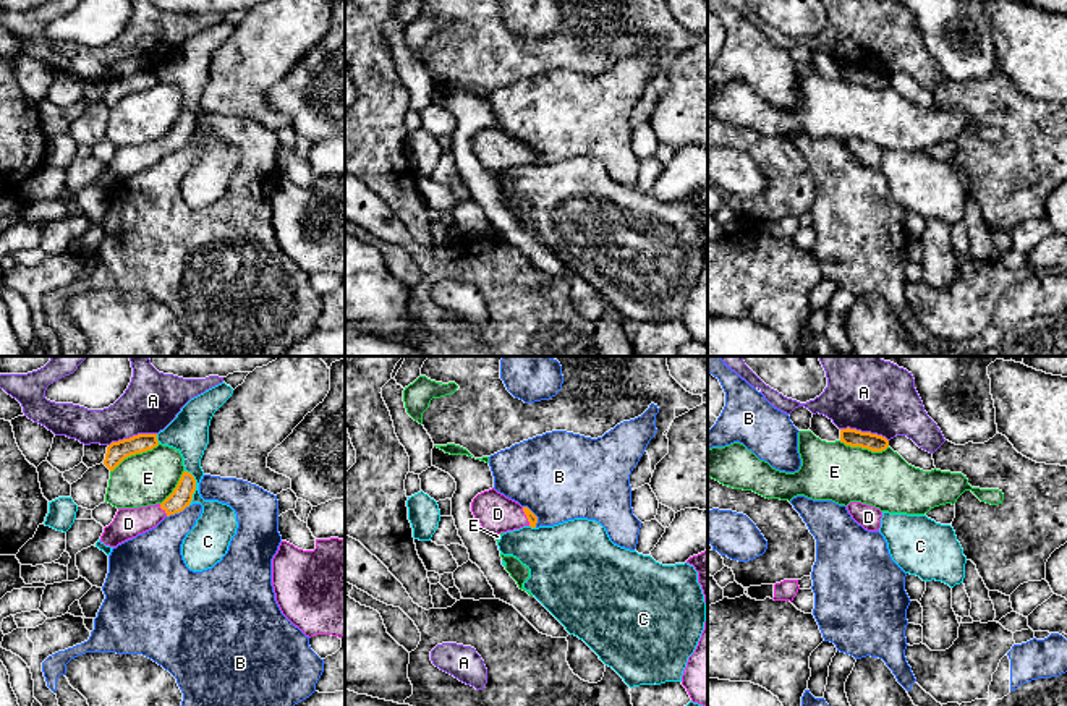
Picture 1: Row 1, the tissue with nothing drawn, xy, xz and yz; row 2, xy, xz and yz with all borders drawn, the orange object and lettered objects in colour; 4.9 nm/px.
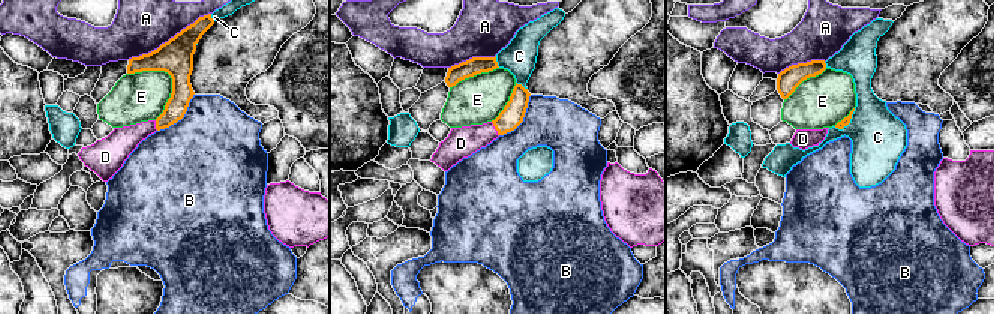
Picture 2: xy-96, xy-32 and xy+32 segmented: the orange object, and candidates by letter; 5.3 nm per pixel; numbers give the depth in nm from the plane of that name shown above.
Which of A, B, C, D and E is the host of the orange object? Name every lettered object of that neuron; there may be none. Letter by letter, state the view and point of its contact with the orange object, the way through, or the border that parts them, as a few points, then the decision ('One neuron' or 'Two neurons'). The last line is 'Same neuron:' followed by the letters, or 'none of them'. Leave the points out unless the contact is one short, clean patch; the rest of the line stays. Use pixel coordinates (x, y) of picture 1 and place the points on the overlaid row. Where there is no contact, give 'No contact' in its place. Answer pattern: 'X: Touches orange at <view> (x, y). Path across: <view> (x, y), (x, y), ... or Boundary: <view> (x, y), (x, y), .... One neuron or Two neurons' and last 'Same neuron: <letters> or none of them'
A: Touches orange at xy (133, 436). Two neurons
B: Touches orange at xz (535, 515). Two neurons
C: Touches orange at xy (195, 486). Two neurons
D: Touches orange at xz (527, 517). Path across: xz (530, 515), (527, 517), (497, 514). One neuron
E: Touches orange at xy (135, 454). Two neurons
Same neuron: D

